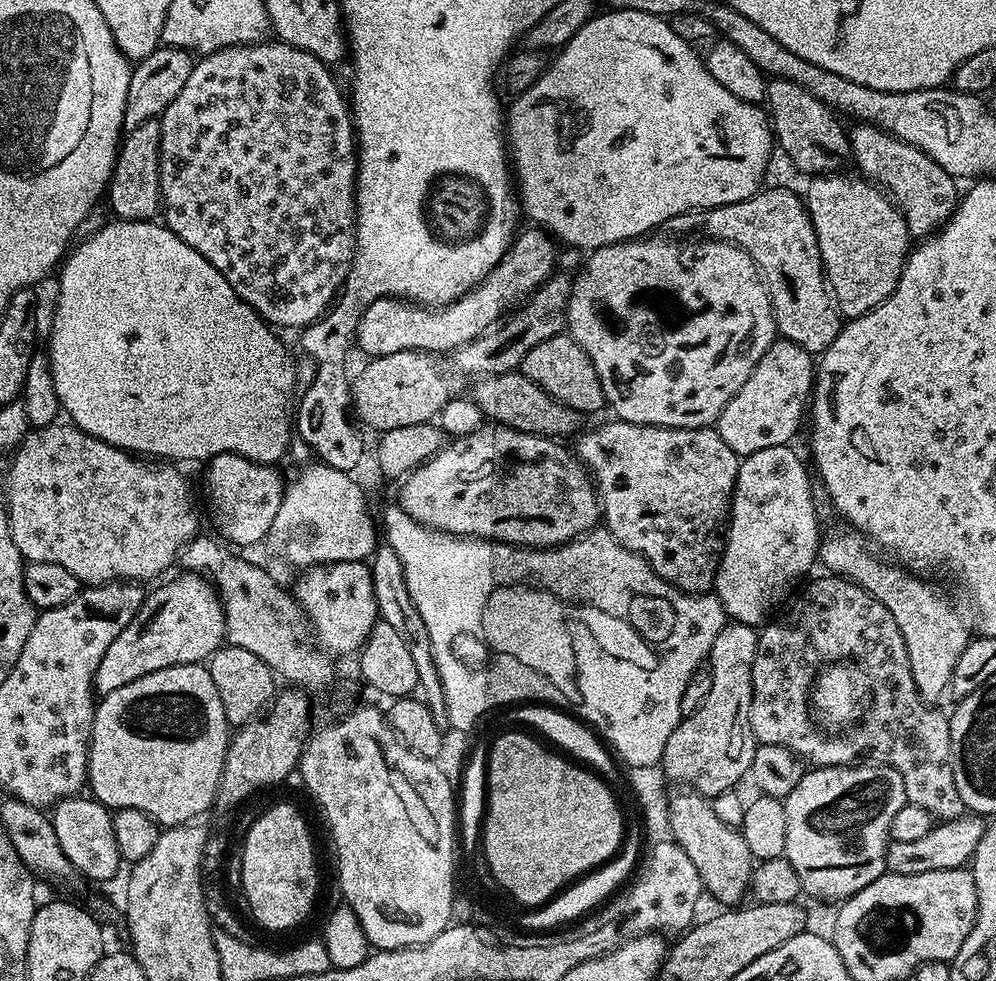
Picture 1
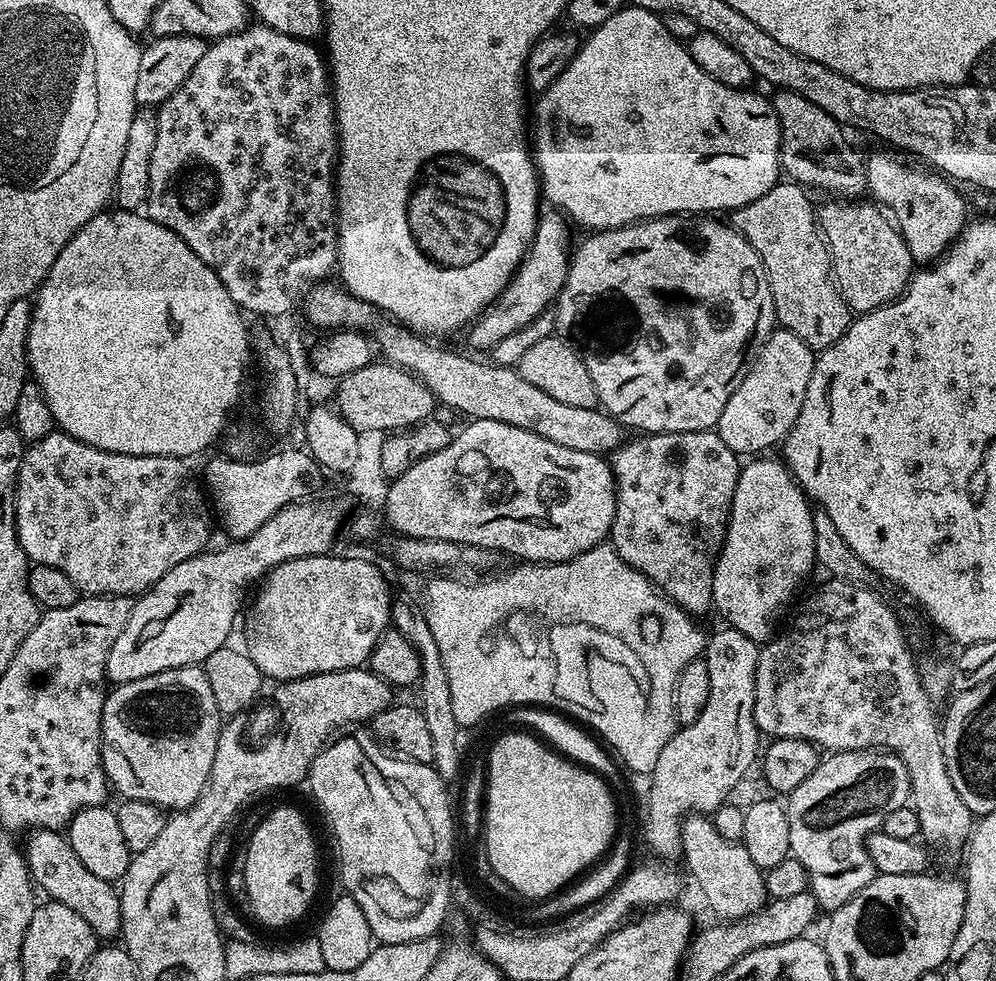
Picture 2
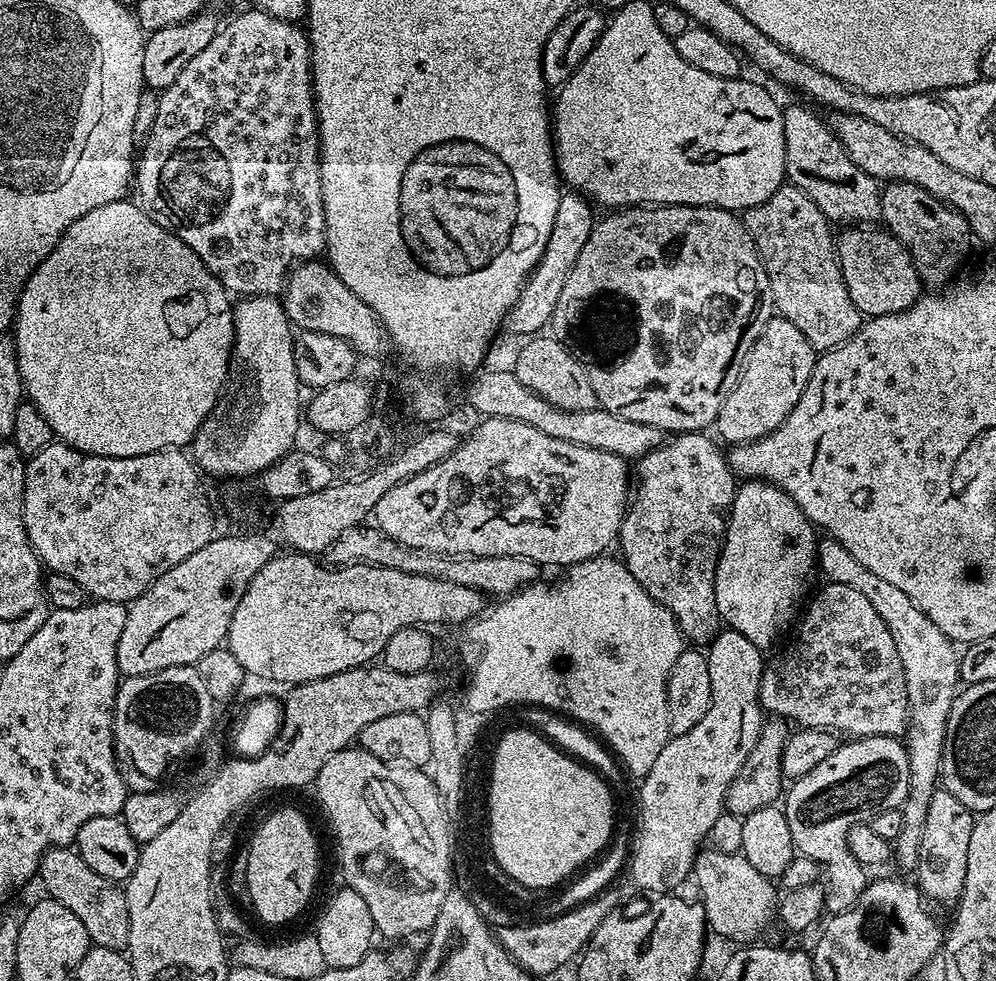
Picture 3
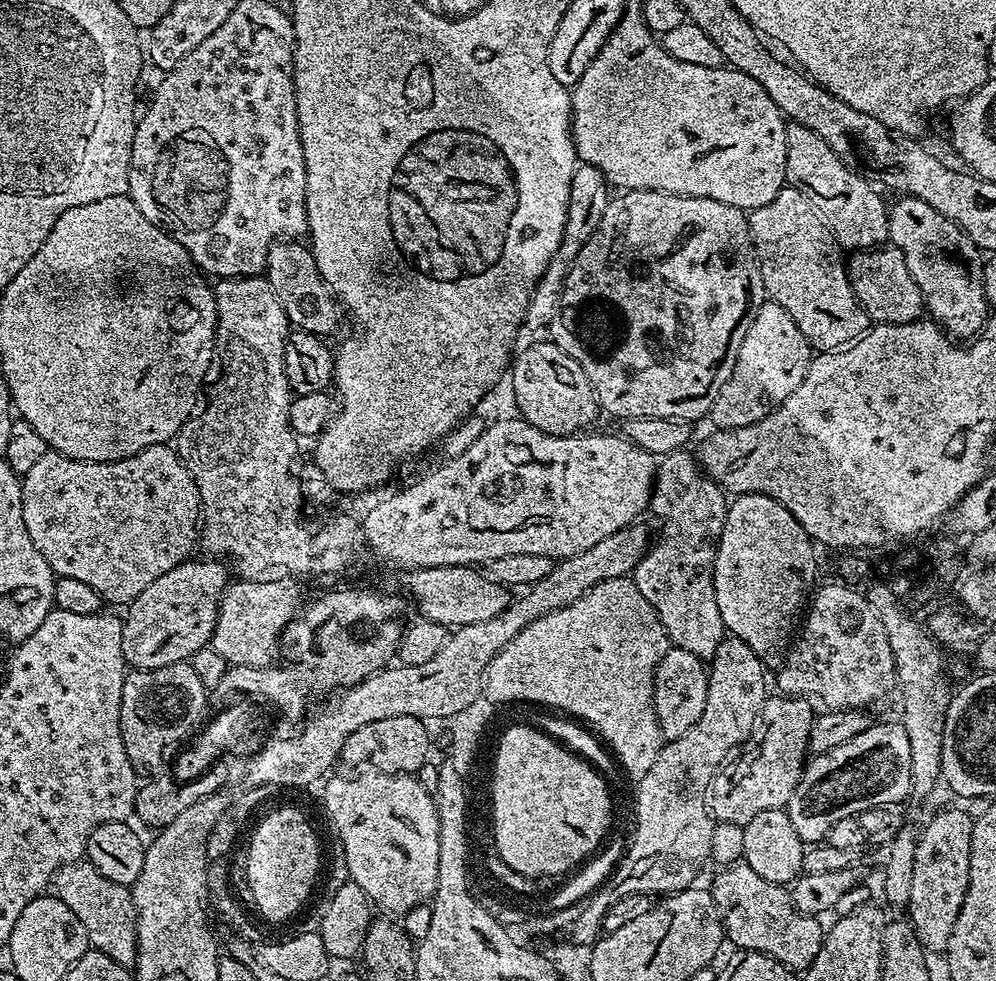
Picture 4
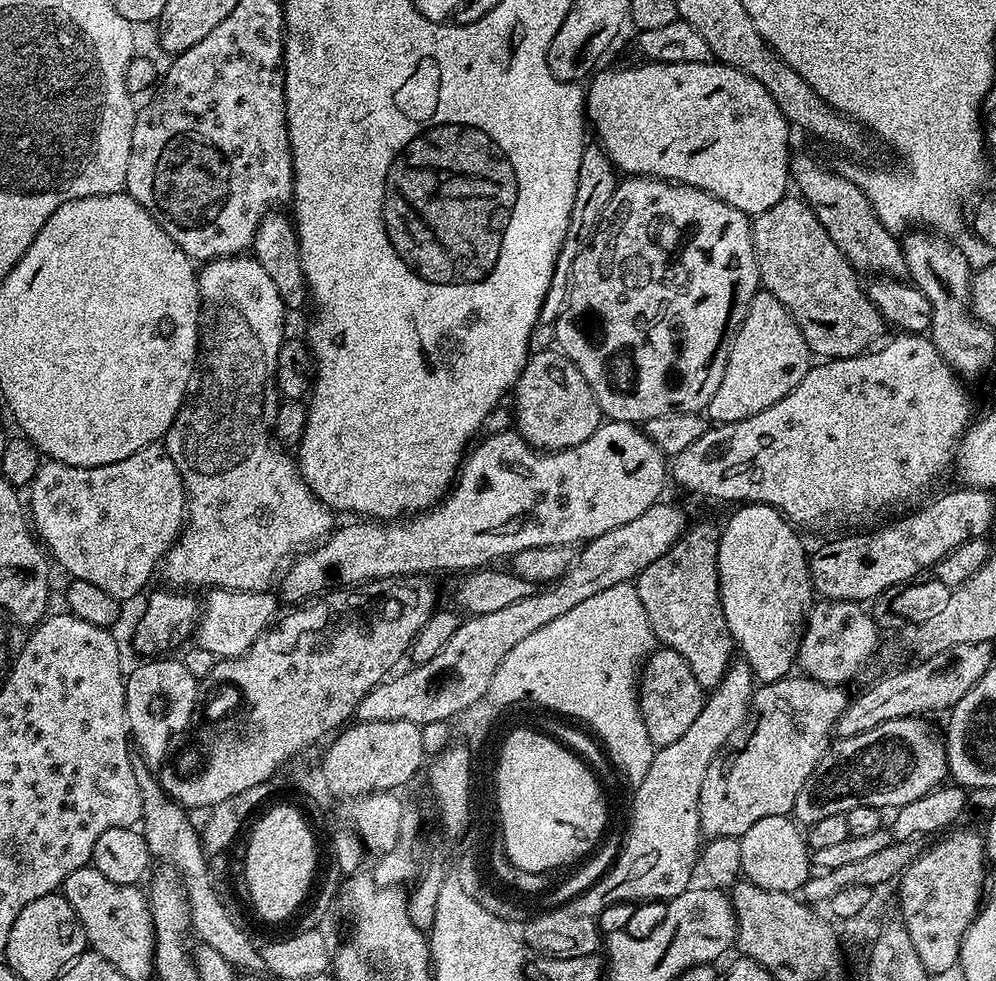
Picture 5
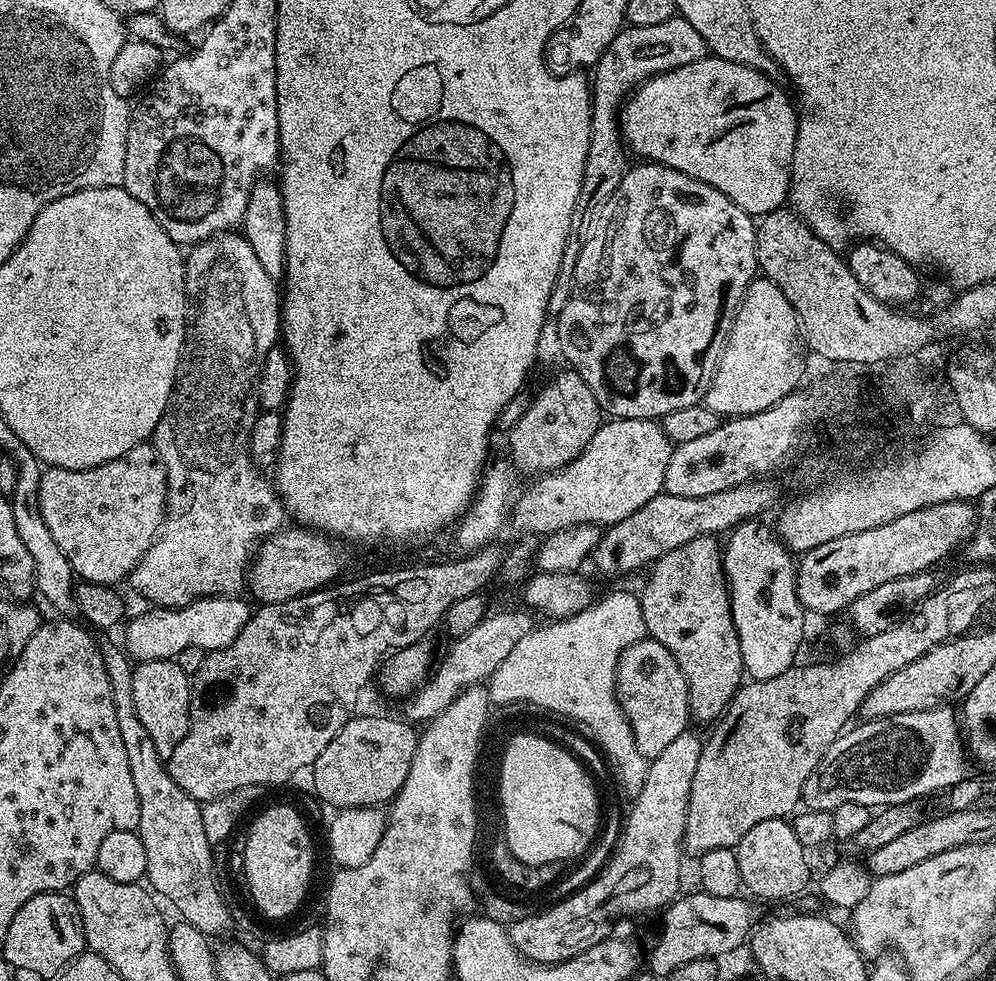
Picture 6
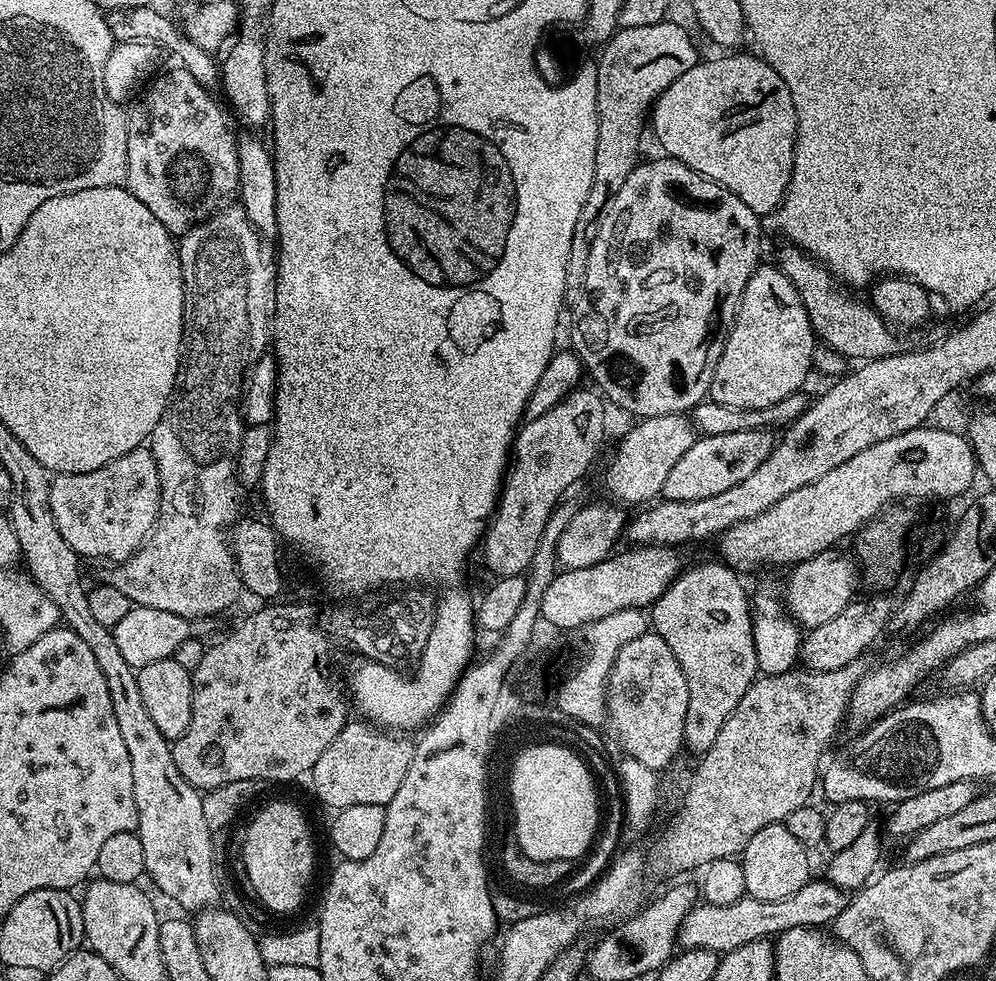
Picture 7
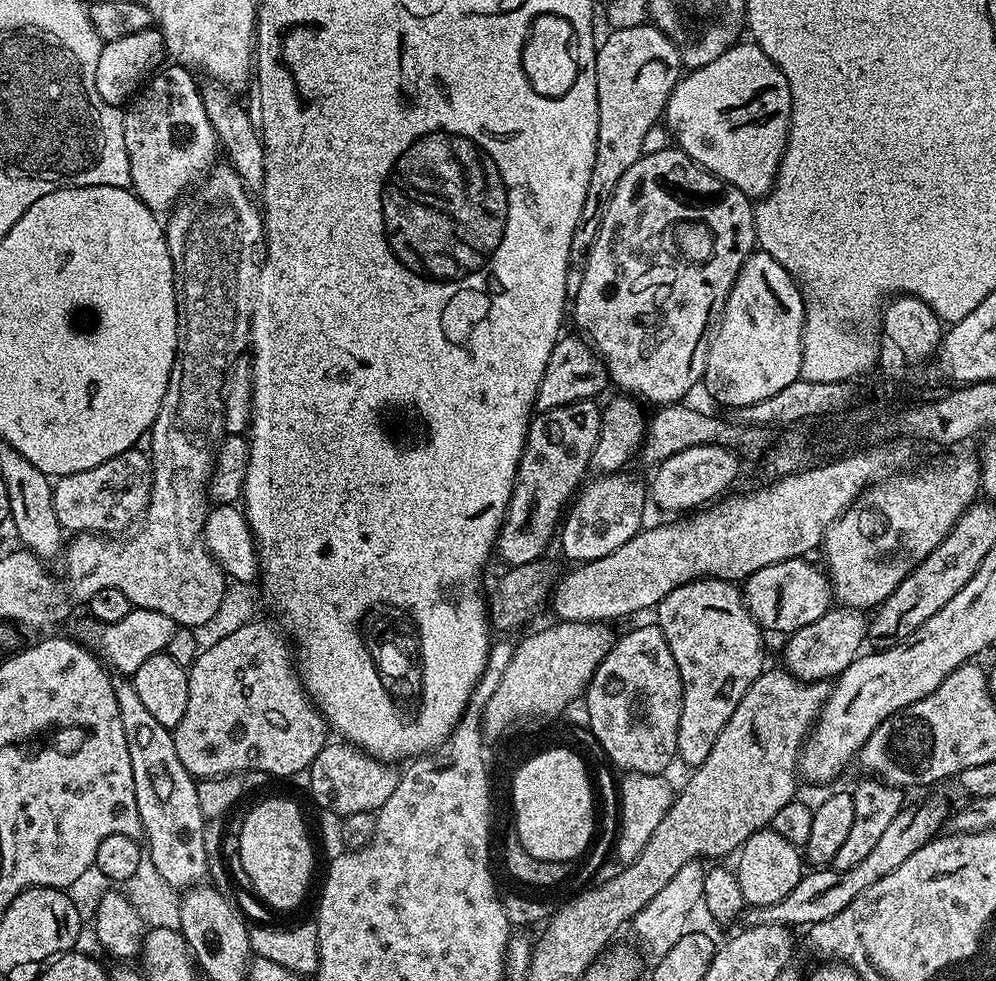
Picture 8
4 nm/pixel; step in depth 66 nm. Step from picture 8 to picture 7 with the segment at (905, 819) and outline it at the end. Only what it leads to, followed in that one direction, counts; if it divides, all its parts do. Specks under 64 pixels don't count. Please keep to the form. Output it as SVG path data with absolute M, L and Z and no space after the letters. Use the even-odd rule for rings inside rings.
M809 878L802 890L794 890L794 894L777 900L755 900L754 897L746 895L731 906L714 906L700 902L690 910L690 914L686 914L680 927L678 944L681 949L709 948L723 954L746 942L772 938L786 930L823 929L836 921L849 899L847 891L834 887L826 878Z

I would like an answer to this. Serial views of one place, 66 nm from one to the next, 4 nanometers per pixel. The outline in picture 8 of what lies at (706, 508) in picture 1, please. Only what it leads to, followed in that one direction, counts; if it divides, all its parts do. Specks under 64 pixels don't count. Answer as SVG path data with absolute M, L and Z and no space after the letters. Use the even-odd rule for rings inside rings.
M705 578L678 586L678 590L666 594L664 601L656 605L654 615L655 623L670 646L670 654L674 654L684 687L676 754L679 763L689 764L689 769L695 770L699 764L706 762L714 746L714 738L718 738L718 734L722 734L722 726L730 722L730 714L734 714L738 702L742 702L742 694L746 694L748 687L765 671L764 640L760 637L762 629L744 607L741 589L731 580Z

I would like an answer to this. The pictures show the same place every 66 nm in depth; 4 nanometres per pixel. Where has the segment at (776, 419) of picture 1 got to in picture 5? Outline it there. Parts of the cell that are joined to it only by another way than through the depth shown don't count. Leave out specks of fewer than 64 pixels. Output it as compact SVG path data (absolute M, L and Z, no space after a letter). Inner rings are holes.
M757 291L732 343L722 386L718 386L708 403L707 419L716 424L729 424L750 418L766 410L766 406L774 406L774 402L786 398L786 394L802 382L810 367L808 359L808 344L800 333L796 317L788 313L788 308L782 306L774 294Z

